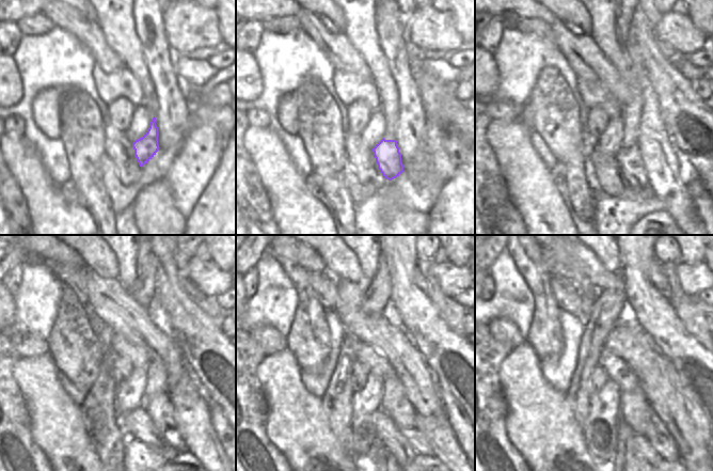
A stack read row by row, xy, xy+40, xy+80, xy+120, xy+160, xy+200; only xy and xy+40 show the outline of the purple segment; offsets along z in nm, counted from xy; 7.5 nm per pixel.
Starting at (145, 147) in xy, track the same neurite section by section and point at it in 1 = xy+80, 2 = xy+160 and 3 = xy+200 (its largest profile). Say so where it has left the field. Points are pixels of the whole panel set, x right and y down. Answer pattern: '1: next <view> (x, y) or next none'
1: next xy+80 (630, 160)
2: next xy+160 (405, 417)
3: next xy+200 (659, 436)

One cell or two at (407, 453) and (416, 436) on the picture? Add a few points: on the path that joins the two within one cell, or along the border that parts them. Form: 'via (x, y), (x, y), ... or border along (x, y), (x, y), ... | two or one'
border along (397, 424), (402, 436), (417, 454) | two

